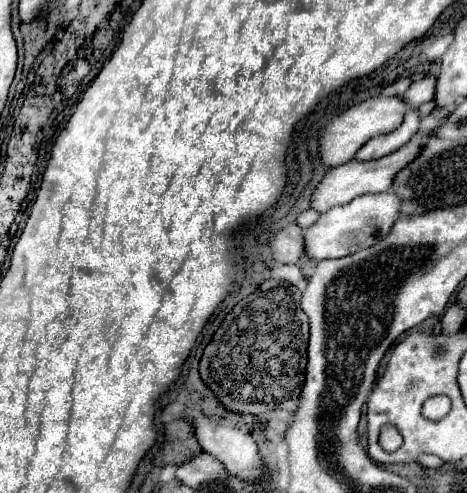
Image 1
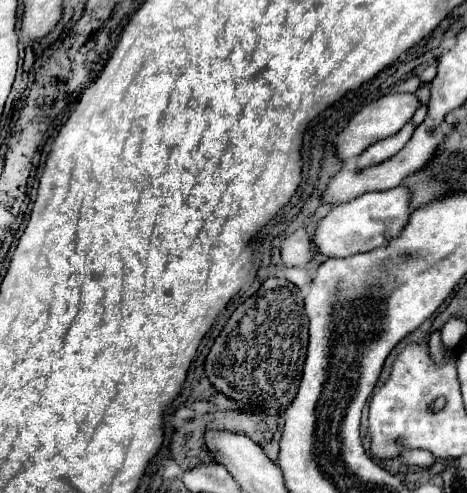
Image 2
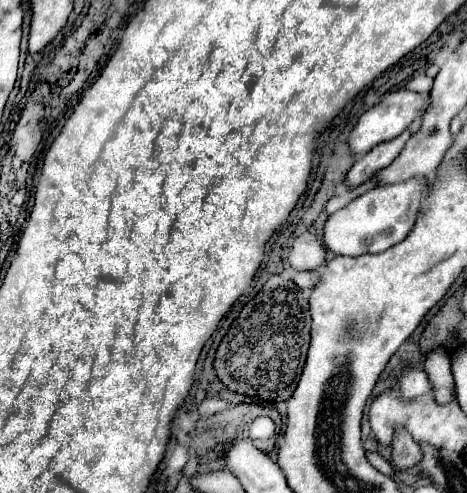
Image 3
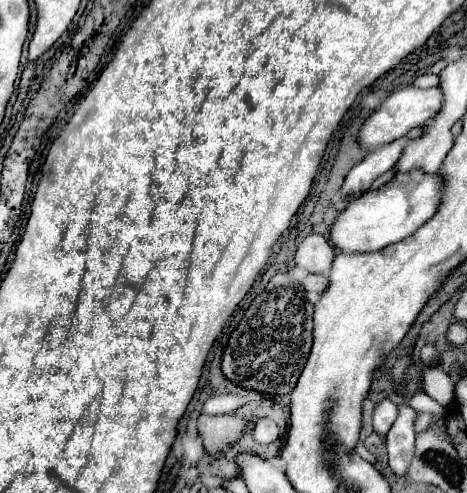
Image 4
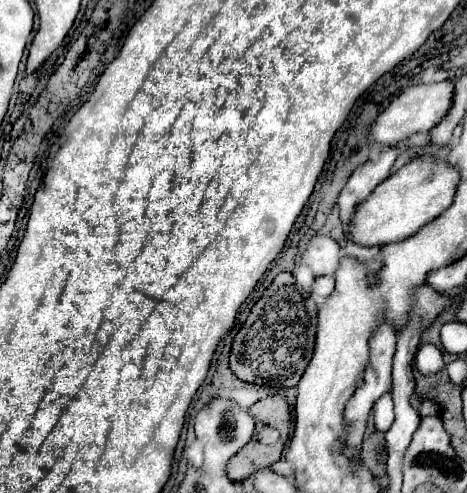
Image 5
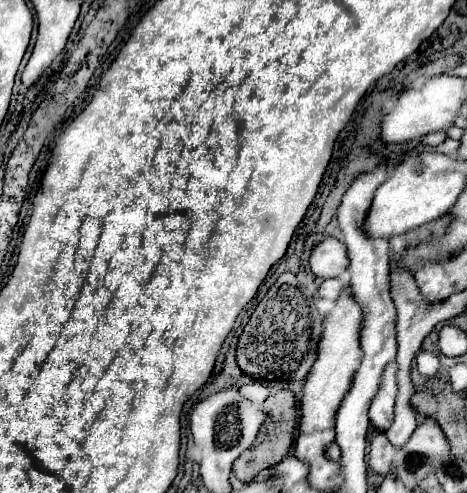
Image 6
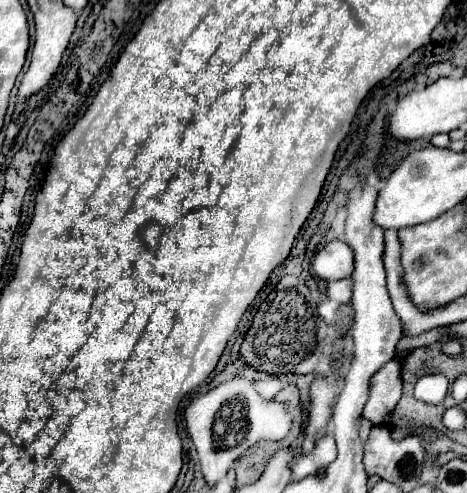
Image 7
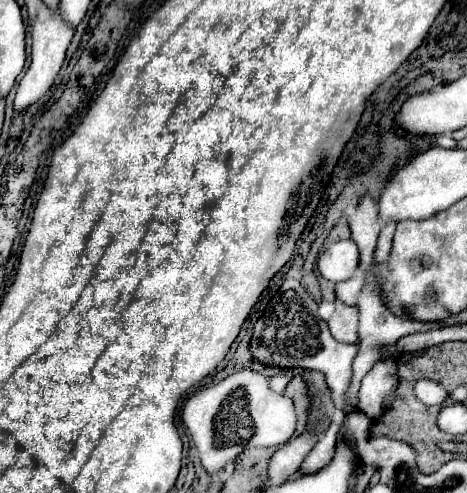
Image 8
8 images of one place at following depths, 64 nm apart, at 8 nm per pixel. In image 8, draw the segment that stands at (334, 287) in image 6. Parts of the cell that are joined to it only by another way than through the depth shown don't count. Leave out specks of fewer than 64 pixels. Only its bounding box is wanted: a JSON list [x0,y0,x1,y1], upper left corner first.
[334,276,364,306]

